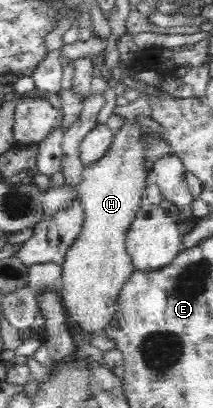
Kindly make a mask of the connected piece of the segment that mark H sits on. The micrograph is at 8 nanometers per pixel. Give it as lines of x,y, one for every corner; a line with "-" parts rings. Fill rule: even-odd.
124,124
114,131
111,150
95,166
86,168
77,190
86,210
86,221
62,264
61,296
66,301
64,307
70,328
79,326
82,332
101,333
105,320
115,315
110,310
113,298
121,284
134,273
125,255
125,232
140,202
146,198
148,164
143,158
144,145
140,139
145,132
141,130
141,125

